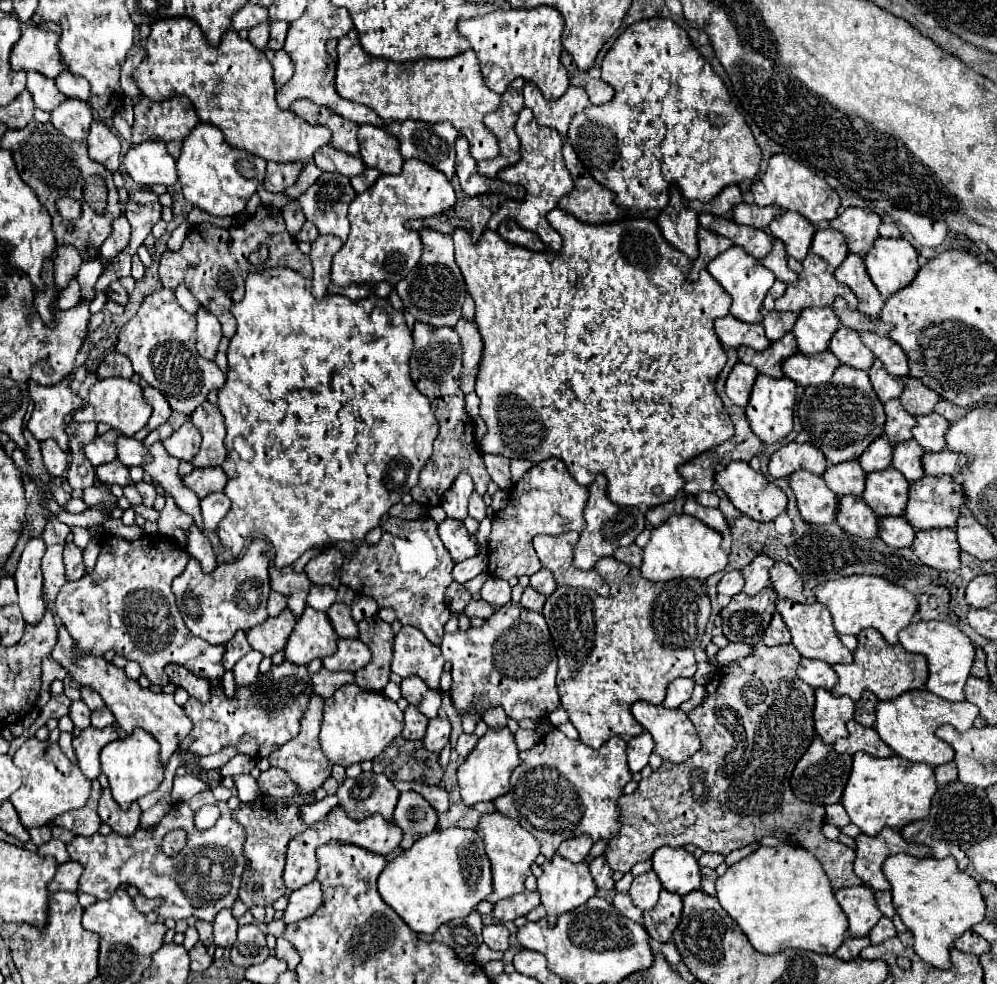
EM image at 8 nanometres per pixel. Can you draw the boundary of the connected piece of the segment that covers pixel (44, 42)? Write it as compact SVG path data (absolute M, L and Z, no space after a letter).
M38 25L26 27L10 53L12 69L14 71L32 69L54 79L60 71L66 69L60 63L56 43L58 43L58 35L54 31L44 31Z

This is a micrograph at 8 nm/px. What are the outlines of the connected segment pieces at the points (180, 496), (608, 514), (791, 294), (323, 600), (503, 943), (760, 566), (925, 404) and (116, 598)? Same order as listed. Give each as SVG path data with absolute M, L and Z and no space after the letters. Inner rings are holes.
M154 443L150 447L150 455L152 459L148 463L142 465L142 469L150 475L152 481L156 481L166 495L170 495L176 505L188 513L194 523L198 527L202 527L202 517L200 517L200 509L198 509L198 497L196 493L192 493L192 489L188 489L182 481L182 477L178 475L178 465L180 461L174 459L172 455L166 453L166 449L162 447L162 443Z
M600 473L594 483L588 487L590 489L590 499L584 509L584 519L586 519L586 529L580 533L580 541L574 547L574 565L578 569L592 569L600 557L612 555L618 547L628 547L634 543L636 535L644 529L646 521L640 509L636 507L620 507L614 505L608 495L606 495L606 477Z
M810 253L802 261L802 267L796 275L796 285L788 285L786 293L780 299L776 299L778 311L800 313L806 307L830 307L838 295L846 299L850 309L858 307L858 299L852 293L852 289L836 281L834 269L822 257Z
M312 587L308 593L308 605L318 611L328 611L330 605L336 601L336 589L332 587Z
M488 925L488 927L484 927L482 929L482 937L484 937L484 943L490 947L490 949L494 949L494 951L506 951L508 947L510 947L510 941L508 941L508 937L510 937L510 933L508 933L508 929L504 927L504 925Z
M756 555L756 559L746 565L742 569L742 575L746 579L746 585L744 585L744 593L748 595L756 595L760 589L768 587L770 585L770 575L768 575L768 569L774 565L774 561L766 555Z
M906 377L904 379L904 383L906 383L906 387L904 387L904 391L902 391L902 395L900 395L900 403L904 405L904 409L908 411L908 413L912 413L914 417L918 417L918 415L928 415L928 413L932 413L934 411L934 405L940 401L940 397L932 391L932 389L928 389L920 379L916 379L916 377Z
M108 535L102 545L100 545L100 555L90 573L80 577L78 581L66 581L64 587L60 589L56 597L56 611L66 625L66 629L72 633L72 637L78 643L80 651L88 653L106 653L108 649L116 649L116 653L122 653L126 659L134 659L140 663L142 673L154 683L164 687L166 685L166 671L164 667L168 663L184 665L192 673L206 677L210 681L220 681L224 675L224 665L222 665L222 655L224 655L224 645L208 645L206 641L192 637L188 627L184 625L178 607L174 603L174 593L172 593L172 581L178 577L190 555L186 549L178 547L172 537L164 535L152 535L152 547L148 545L148 553L144 555L144 549L138 545L138 541L130 543L122 537Z

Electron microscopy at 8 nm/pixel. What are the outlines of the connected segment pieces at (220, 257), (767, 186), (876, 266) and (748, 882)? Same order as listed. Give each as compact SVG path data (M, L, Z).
M262 205L242 227L228 227L220 229L212 223L200 223L190 227L180 251L166 249L160 259L160 279L162 287L174 289L178 283L184 283L192 295L204 305L210 313L218 317L222 323L222 333L226 337L232 337L236 333L236 321L230 313L230 307L238 303L244 297L244 281L250 273L256 271L254 265L250 265L248 255L256 251L258 247L266 245L270 255L264 263L264 267L290 267L294 271L300 271L304 277L312 277L312 263L308 255L304 255L296 239L290 237L284 225L284 217L280 209Z
M782 153L770 157L766 173L752 185L752 195L754 195L756 205L760 205L760 207L778 205L782 209L796 211L802 217L806 217L812 225L834 219L838 215L838 207L840 207L838 193L822 177L818 177L806 165L800 165L798 161L794 161L792 157L782 155Z
M878 237L874 241L874 247L866 253L864 263L870 279L884 299L910 285L920 269L918 251L902 237Z
M776 845L776 847L758 847L754 853L742 861L728 867L728 871L716 879L716 897L726 909L726 913L740 925L752 947L764 955L776 955L784 949L806 949L814 953L834 955L834 951L844 943L848 931L848 919L840 909L830 881L816 861L816 857L794 845Z

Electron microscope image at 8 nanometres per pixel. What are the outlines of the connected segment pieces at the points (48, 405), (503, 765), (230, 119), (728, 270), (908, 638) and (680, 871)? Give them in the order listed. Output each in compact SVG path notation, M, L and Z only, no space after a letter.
M64 379L58 385L42 387L30 381L30 397L34 401L34 411L28 421L28 429L38 441L54 439L60 449L68 451L66 435L66 415L82 407L82 399L70 391L70 379Z
M490 727L486 735L478 739L478 745L472 749L472 753L458 767L458 785L460 785L462 801L466 805L474 805L478 801L492 801L508 793L510 775L518 765L520 765L520 757L514 743L514 733L508 727L500 727L500 729Z
M172 17L164 19L152 25L152 33L146 41L146 59L138 65L134 73L138 87L144 97L152 101L162 101L172 95L188 97L204 123L216 125L222 133L228 145L236 149L244 149L248 153L254 153L266 161L276 163L290 163L290 161L304 161L310 163L314 153L330 143L330 129L320 125L310 125L290 109L280 109L276 103L276 85L272 79L272 65L262 49L256 49L248 39L240 39L238 31L228 29L224 33L218 47L208 45L208 39L204 37L202 29L190 21L188 17Z
M730 247L726 253L720 253L716 259L710 261L708 271L724 287L724 291L732 297L730 315L734 315L736 319L746 321L746 323L760 323L762 321L762 315L760 315L762 301L774 283L774 273L770 269L766 269L758 259L754 259L744 249Z
M914 621L912 625L900 631L900 645L910 653L920 653L928 659L928 691L948 701L964 701L964 683L970 677L970 667L974 663L976 649L956 625L946 621Z
M684 847L658 849L652 855L652 869L670 893L686 895L700 889L700 865Z

